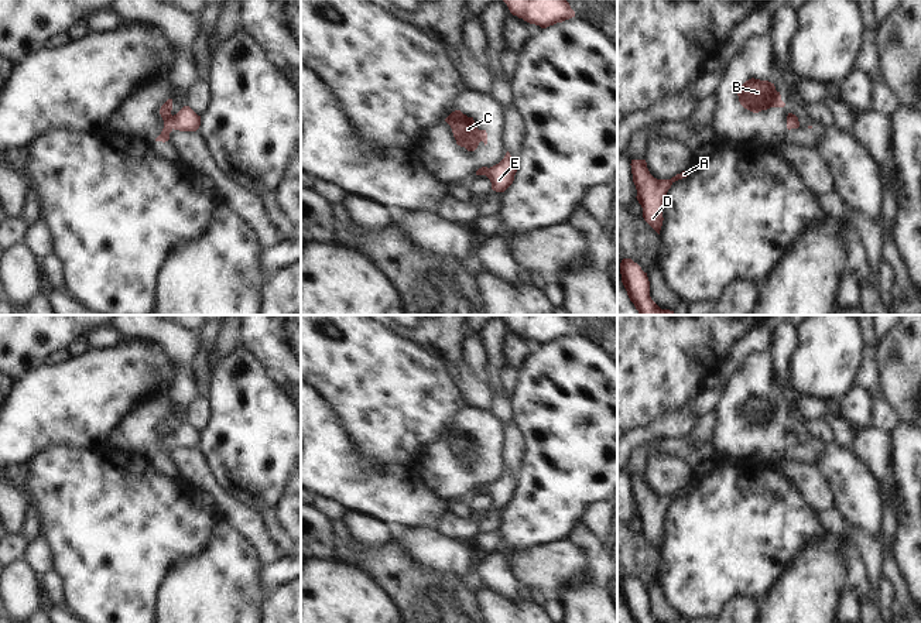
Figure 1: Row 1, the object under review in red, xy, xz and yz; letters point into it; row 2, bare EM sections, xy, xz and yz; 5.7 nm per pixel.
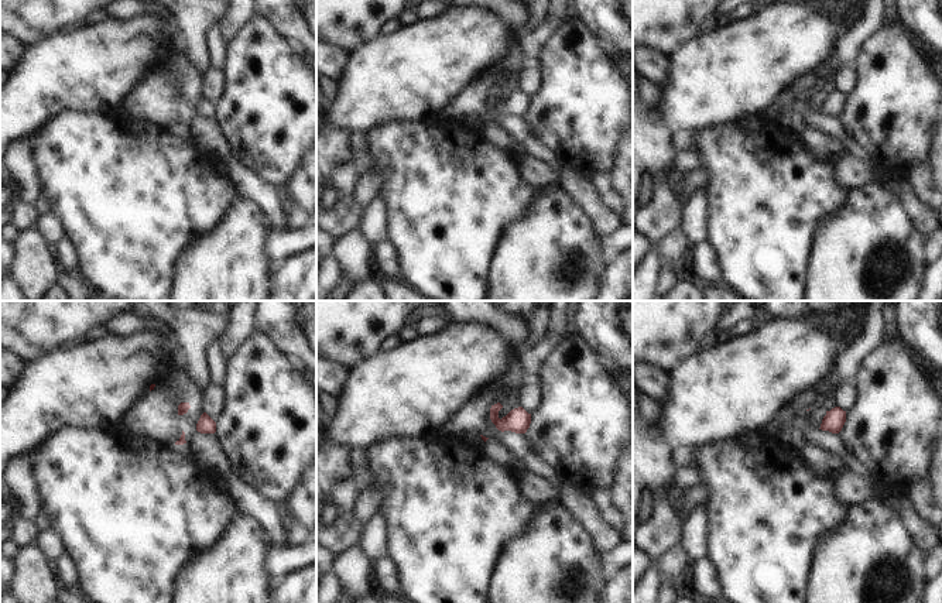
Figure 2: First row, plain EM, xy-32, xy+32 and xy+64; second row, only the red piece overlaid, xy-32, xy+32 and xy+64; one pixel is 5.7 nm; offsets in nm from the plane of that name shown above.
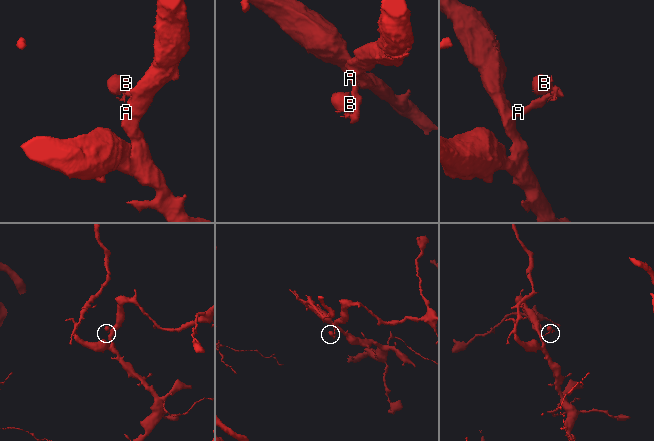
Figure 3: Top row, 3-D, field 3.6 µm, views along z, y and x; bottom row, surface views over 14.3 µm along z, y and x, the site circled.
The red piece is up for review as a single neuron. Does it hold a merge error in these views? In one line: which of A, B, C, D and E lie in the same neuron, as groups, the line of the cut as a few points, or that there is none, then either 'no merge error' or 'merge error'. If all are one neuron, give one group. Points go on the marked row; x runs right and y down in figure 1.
A D E / B C | xy (173, 116), (171, 127) | merge error

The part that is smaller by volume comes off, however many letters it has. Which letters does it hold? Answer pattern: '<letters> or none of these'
B, C

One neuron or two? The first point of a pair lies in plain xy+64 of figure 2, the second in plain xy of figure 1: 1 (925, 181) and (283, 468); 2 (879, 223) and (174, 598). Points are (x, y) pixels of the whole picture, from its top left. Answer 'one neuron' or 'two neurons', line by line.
1: two neurons
2: one neuron

